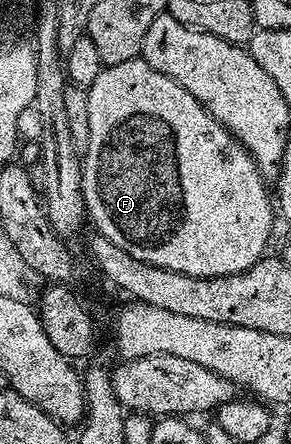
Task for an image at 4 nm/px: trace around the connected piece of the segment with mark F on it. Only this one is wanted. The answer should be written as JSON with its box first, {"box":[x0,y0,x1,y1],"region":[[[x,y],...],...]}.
{"box":[82,57,274,279],"region":[[[141,57],[122,61],[122,65],[104,66],[102,73],[98,73],[98,77],[94,80],[94,85],[90,85],[86,90],[90,105],[90,137],[86,144],[88,152],[85,150],[82,155],[84,209],[87,218],[96,226],[93,228],[99,234],[110,237],[114,245],[126,249],[130,257],[146,261],[146,265],[154,265],[158,269],[170,269],[174,273],[186,273],[199,279],[237,275],[265,258],[267,251],[264,250],[267,249],[268,238],[272,235],[272,219],[274,223],[274,199],[270,194],[269,184],[260,174],[251,153],[195,97],[186,93],[186,89],[182,89],[178,81],[158,73],[158,69],[154,69]]]}

